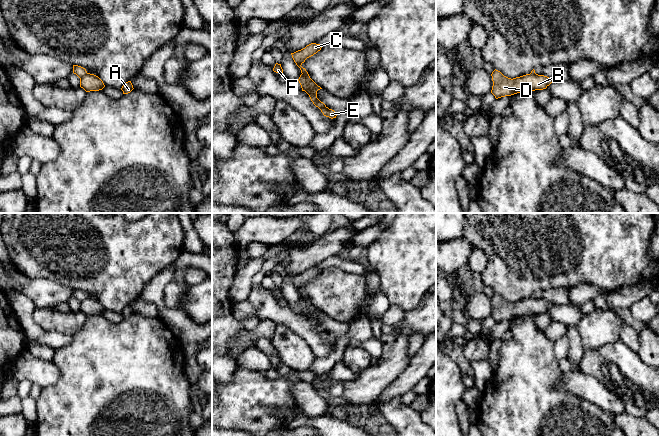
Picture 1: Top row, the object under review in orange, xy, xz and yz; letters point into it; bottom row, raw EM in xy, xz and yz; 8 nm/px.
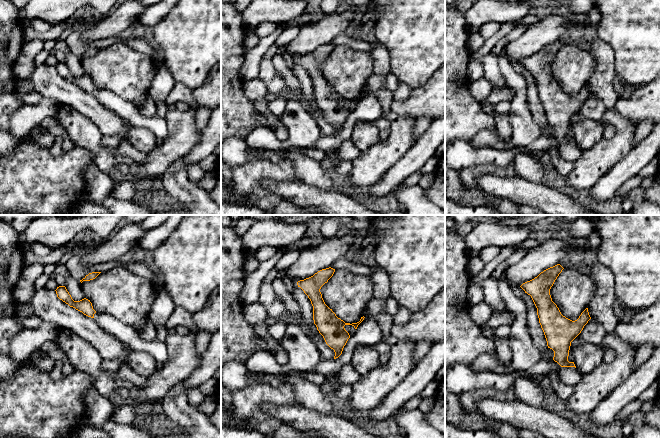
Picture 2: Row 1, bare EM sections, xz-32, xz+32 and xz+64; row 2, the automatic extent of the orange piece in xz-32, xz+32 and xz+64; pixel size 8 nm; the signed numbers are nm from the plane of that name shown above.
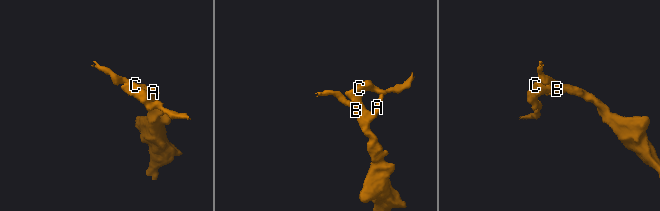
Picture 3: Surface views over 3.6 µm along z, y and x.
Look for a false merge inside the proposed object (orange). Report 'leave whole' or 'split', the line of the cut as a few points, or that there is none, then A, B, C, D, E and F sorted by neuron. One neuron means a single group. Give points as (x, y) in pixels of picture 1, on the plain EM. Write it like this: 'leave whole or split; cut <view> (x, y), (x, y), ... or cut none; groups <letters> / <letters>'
split; cut xz (302, 297), (307, 308), (307, 315); groups A B C D E / F

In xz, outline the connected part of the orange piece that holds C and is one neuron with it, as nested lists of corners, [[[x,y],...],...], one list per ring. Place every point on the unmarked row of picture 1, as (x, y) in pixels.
[[[311,267],[307,269],[305,272],[298,274],[294,277],[291,277],[292,282],[296,289],[300,292],[301,297],[305,300],[307,308],[308,308],[308,314],[306,317],[309,319],[311,325],[313,328],[318,331],[324,340],[329,341],[331,343],[336,342],[337,338],[334,334],[329,333],[323,326],[321,326],[317,322],[317,315],[322,313],[320,310],[318,310],[309,300],[308,296],[305,292],[303,292],[301,289],[305,286],[305,284],[314,278],[316,278],[318,275],[320,275],[322,272],[322,269]]]

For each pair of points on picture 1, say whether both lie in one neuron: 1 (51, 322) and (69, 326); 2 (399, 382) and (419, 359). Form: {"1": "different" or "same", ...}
{"1": "same", "2": "same"}

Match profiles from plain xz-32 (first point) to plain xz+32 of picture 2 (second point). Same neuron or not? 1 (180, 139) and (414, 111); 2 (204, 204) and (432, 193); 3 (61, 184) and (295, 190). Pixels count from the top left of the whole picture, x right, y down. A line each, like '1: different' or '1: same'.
1: different
2: different
3: different

